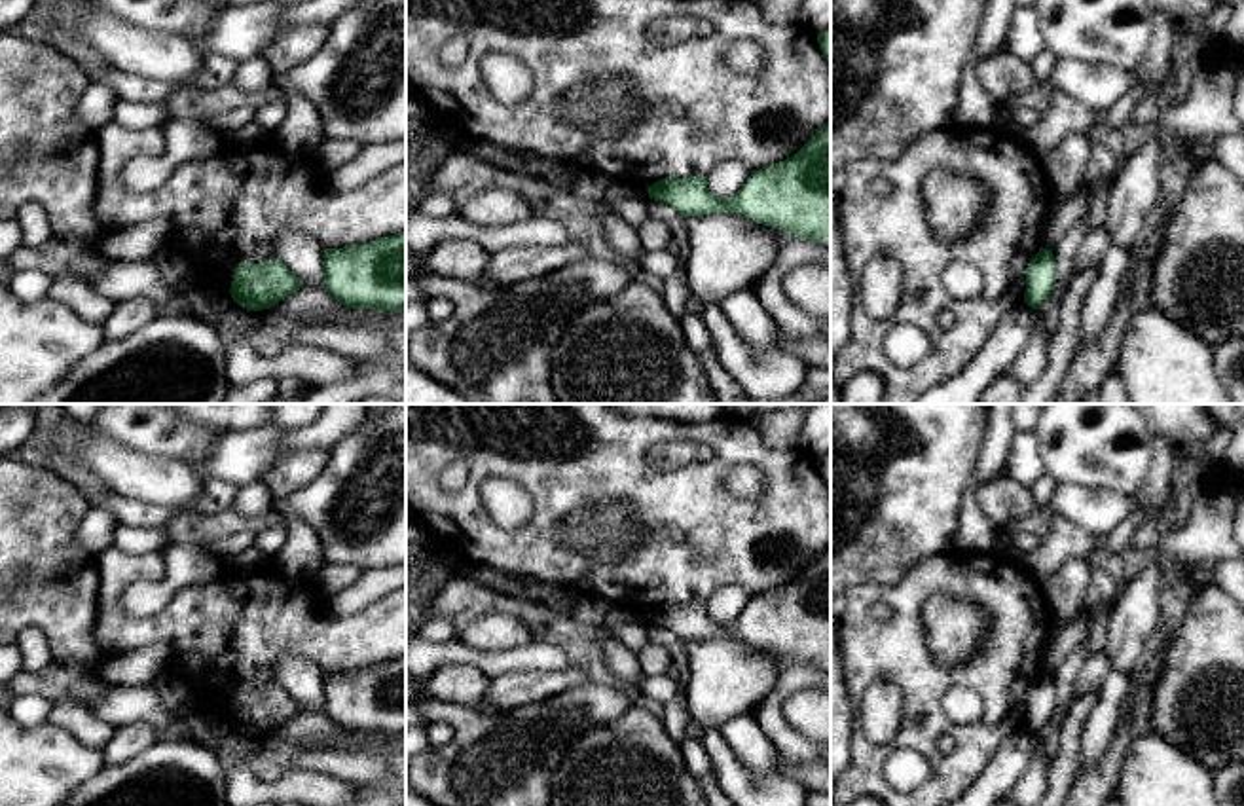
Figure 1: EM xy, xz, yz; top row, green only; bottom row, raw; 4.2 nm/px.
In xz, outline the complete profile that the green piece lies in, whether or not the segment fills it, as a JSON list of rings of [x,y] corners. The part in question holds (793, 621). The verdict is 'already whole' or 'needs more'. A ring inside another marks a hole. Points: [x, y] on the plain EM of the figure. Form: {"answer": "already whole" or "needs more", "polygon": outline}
{"answer": "already whole", "polygon": [[[831,544],[785,586],[751,595],[730,622],[709,616],[705,601],[662,603],[649,622],[686,641],[736,637],[785,660],[831,671]]]}

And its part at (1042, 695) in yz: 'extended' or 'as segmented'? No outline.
as segmented

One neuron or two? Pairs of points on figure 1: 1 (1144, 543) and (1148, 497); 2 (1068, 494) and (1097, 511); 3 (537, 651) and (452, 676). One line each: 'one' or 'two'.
1: one
2: one
3: two

